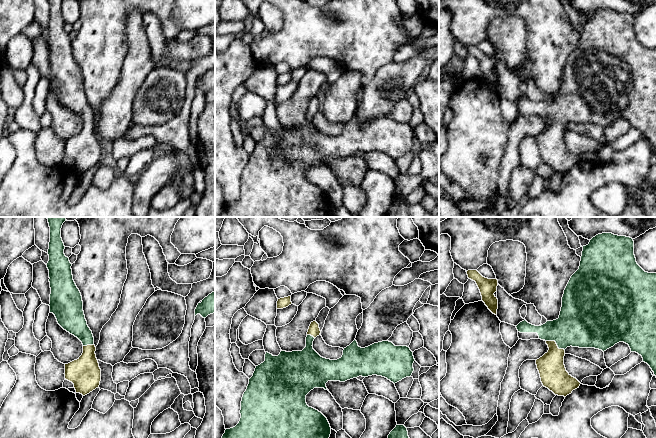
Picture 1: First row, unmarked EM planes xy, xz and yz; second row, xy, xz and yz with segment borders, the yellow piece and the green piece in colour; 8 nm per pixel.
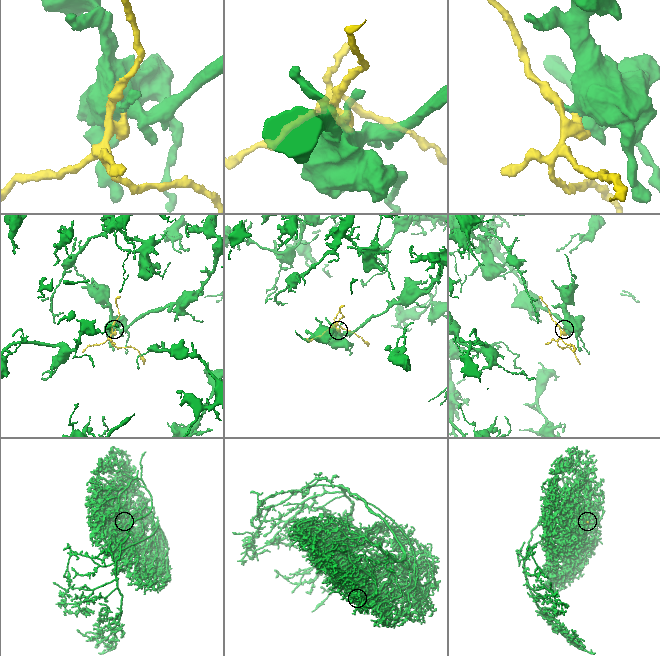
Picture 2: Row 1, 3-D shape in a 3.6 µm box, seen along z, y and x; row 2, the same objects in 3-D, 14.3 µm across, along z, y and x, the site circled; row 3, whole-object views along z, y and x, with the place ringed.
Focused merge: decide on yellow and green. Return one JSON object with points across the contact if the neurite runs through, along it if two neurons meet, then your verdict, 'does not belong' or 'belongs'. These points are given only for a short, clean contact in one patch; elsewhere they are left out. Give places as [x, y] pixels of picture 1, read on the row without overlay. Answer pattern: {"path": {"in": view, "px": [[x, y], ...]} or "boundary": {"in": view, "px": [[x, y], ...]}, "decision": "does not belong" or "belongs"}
{"path": {"in": "yz", "px": [[553, 150], [555, 119], [568, 106], [579, 100]]}, "decision": "belongs"}

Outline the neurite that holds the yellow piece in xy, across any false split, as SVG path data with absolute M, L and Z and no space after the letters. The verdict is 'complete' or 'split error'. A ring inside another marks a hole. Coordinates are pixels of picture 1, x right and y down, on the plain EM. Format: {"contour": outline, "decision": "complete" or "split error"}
{"contour": "M49 0L50 18L49 18L49 37L47 44L49 46L49 58L51 64L50 70L50 89L53 89L58 100L67 108L77 113L83 120L83 129L77 135L65 140L65 155L74 160L76 169L83 172L89 170L99 163L101 157L101 145L96 134L96 123L92 107L87 101L83 87L82 72L77 64L72 51L72 40L69 34L64 30L64 19L61 14L61 4L63 0Z", "decision": "split error"}

